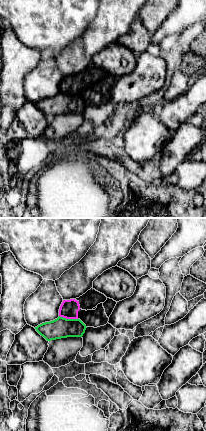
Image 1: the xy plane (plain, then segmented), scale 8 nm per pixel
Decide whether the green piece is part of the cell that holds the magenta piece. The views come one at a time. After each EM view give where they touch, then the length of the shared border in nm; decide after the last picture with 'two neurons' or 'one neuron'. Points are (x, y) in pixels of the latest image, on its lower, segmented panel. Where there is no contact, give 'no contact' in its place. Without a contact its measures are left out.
meets magenta at (68, 318); contact 160 nm long

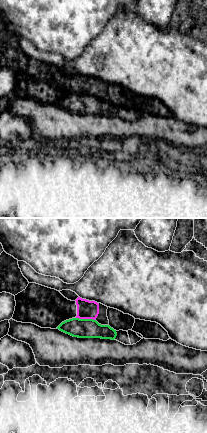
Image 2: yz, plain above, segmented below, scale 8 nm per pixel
meets magenta at (85, 318); contact 150 nm long

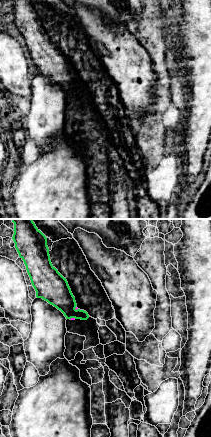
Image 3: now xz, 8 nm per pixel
meets magenta at (72, 318); contact 50 nm long

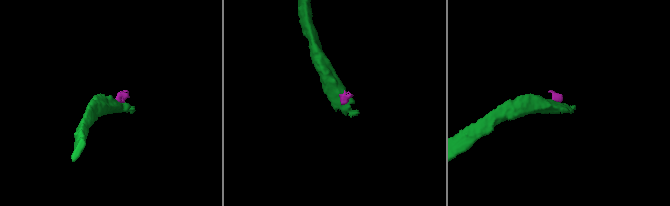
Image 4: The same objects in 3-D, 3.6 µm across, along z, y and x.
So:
two neurons

